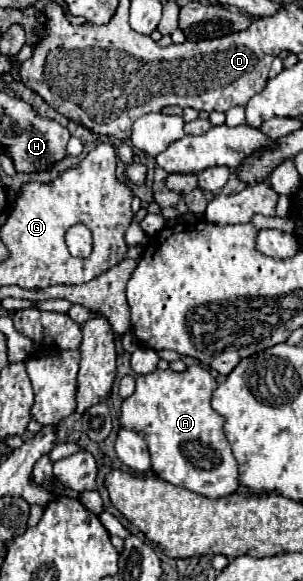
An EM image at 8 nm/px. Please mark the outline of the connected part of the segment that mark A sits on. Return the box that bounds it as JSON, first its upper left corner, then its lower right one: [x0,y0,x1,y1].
[119,366,239,498]

